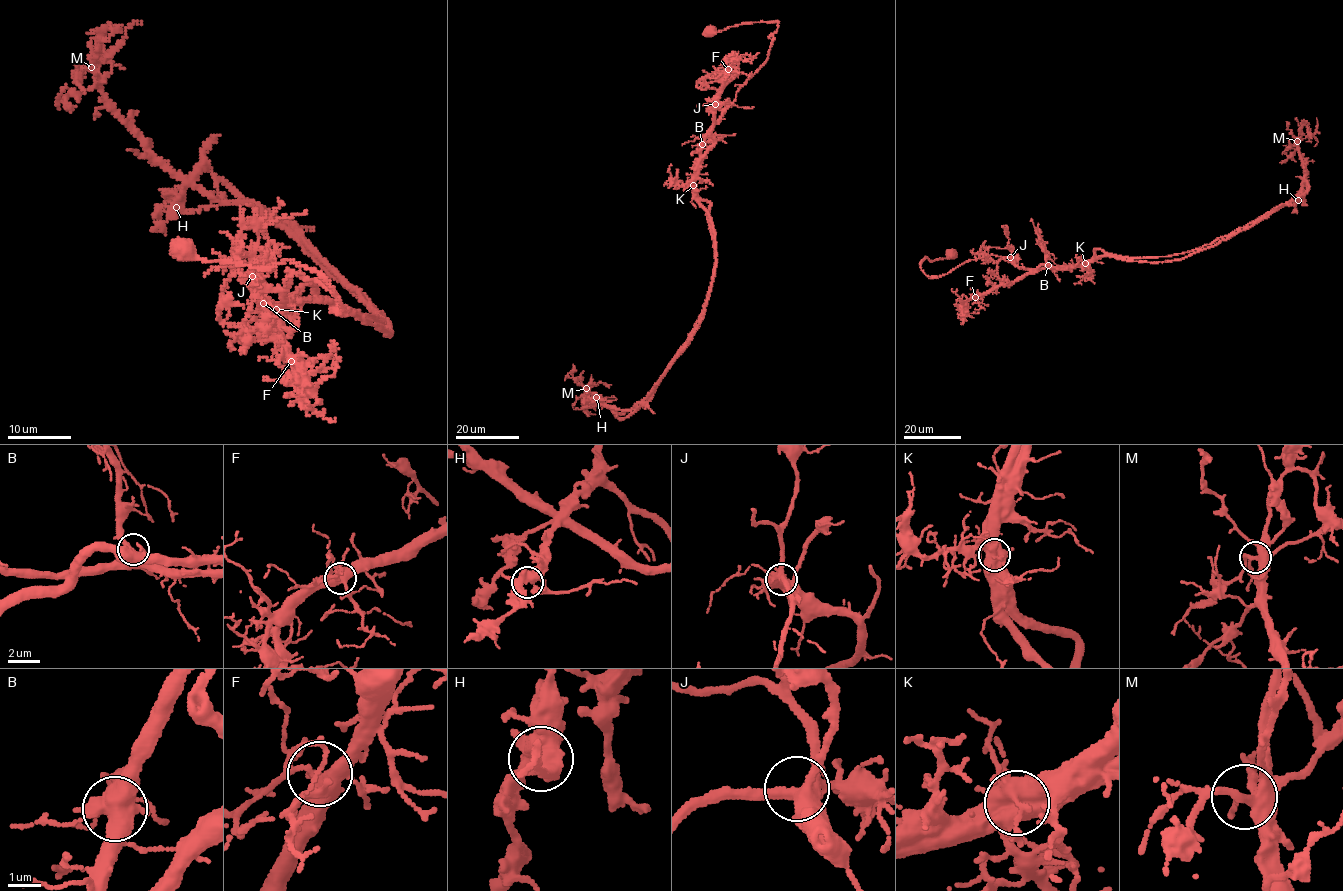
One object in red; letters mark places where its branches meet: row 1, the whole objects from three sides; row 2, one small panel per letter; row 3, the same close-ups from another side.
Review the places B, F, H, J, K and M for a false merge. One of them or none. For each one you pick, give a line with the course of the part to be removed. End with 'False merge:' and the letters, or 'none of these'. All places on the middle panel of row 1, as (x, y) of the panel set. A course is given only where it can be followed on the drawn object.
K: foreign part runs (693, 185), (696, 194), (710, 203), (715, 265), (699, 319), (650, 399), (626, 417), (618, 419), (582, 386)
False merge: K

